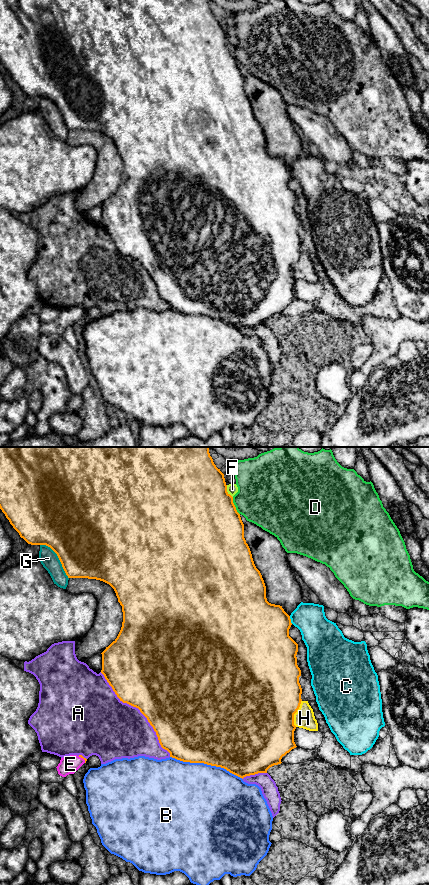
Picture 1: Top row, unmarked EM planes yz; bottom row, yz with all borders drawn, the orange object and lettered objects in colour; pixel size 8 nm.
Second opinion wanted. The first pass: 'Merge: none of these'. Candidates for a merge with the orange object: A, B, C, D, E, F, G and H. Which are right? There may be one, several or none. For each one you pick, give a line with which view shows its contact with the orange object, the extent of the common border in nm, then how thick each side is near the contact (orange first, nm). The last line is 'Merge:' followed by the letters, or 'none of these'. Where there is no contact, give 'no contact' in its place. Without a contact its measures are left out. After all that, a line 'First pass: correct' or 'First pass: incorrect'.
E: contact in yz; length 80 nm; calibres 20 and 140 nm
Merge: E
First pass: incorrect

